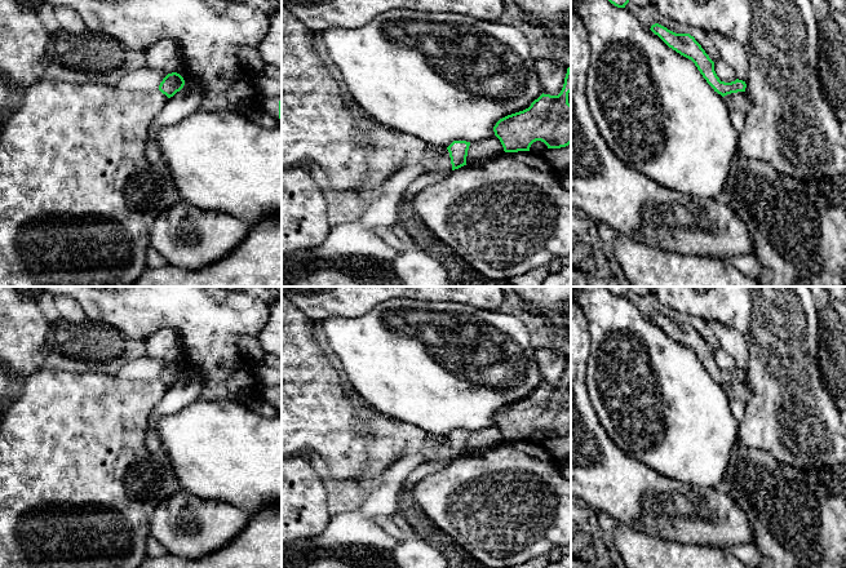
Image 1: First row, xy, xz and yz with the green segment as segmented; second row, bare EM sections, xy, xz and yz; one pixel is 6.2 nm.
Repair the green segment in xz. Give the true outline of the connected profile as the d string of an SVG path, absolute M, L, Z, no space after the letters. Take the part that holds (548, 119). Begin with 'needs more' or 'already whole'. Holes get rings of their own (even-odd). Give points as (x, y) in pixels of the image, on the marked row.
already whole; M571 67L567 68L564 84L558 96L541 94L523 111L500 119L493 127L495 136L500 139L505 152L530 151L533 142L541 141L548 148L561 148L571 143Z

